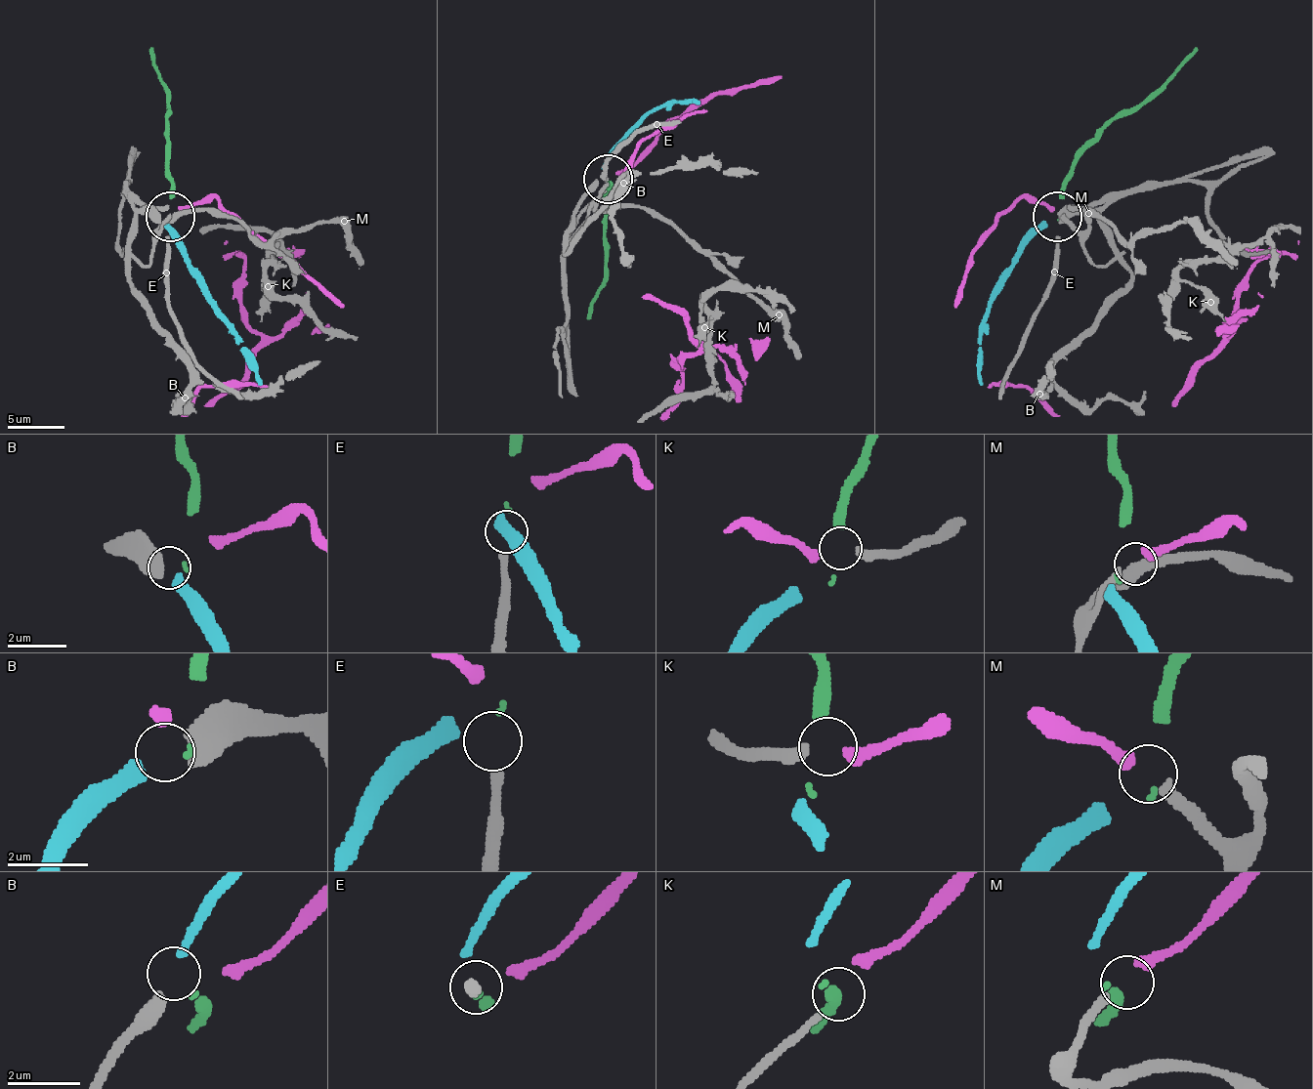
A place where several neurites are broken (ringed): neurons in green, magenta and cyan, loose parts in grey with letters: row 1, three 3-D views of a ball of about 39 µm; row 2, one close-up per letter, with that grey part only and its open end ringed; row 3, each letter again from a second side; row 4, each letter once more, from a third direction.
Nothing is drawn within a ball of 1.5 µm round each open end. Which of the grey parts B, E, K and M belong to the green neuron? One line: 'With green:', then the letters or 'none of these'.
With green: E

